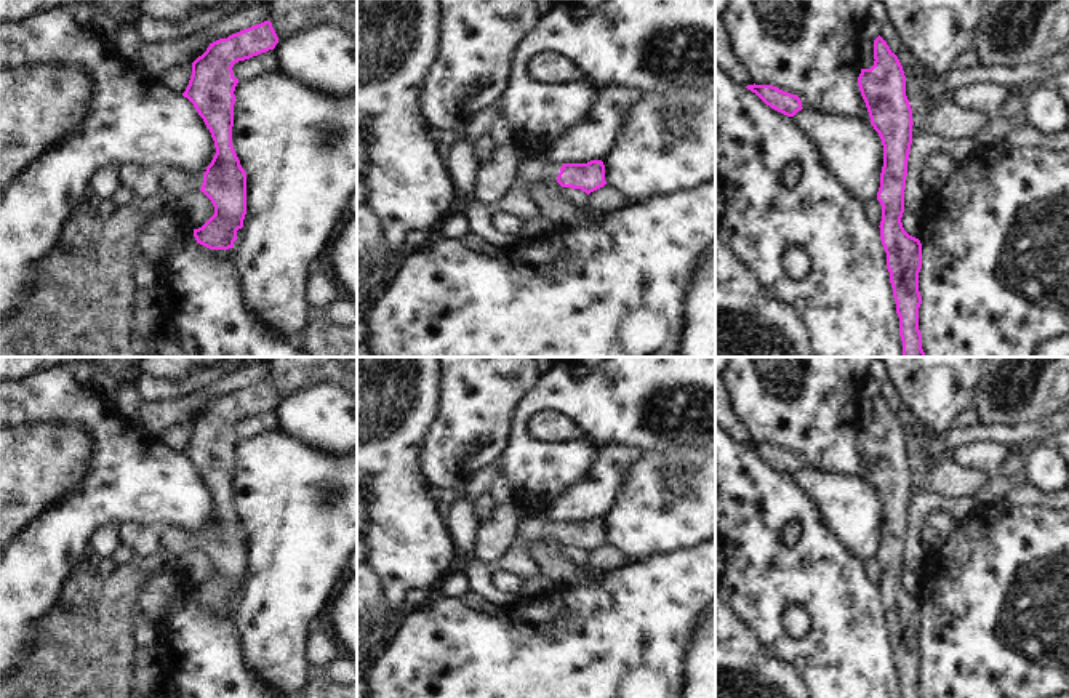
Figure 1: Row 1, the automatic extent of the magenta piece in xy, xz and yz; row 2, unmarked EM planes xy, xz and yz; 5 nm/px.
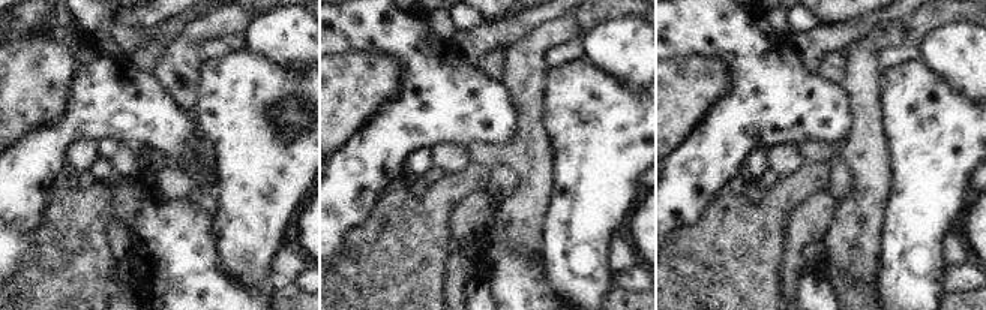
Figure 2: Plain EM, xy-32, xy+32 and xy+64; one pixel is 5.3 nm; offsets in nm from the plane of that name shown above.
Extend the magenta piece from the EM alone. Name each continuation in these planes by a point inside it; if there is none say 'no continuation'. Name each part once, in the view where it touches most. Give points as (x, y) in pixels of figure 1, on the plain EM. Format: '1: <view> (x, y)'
1: xy (175, 540)

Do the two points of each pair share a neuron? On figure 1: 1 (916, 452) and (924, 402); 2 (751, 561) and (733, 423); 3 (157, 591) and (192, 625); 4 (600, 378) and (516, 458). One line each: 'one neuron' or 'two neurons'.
1: two neurons
2: two neurons
3: two neurons
4: one neuron

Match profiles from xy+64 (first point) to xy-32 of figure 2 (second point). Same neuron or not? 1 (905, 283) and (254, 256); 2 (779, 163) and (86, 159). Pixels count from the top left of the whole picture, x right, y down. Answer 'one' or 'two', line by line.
1: one
2: two

